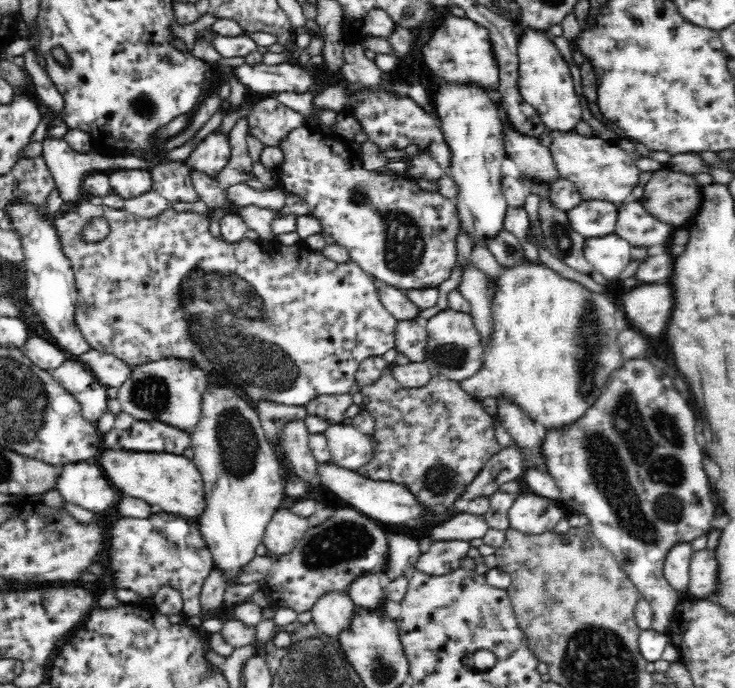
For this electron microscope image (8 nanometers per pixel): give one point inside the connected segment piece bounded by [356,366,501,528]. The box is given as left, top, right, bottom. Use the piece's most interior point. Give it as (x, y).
(434, 439)

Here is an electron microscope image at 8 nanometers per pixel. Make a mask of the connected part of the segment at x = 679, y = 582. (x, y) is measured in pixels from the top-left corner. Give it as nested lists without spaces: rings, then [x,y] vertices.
[[[680,542],[672,546],[666,555],[663,574],[670,587],[677,591],[680,600],[689,597],[690,562],[693,554],[690,542]]]

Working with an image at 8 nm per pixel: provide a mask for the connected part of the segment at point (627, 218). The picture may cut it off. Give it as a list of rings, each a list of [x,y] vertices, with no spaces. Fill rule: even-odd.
[[[640,200],[623,202],[618,204],[618,218],[616,221],[615,234],[627,240],[631,246],[644,246],[650,250],[650,253],[656,251],[664,251],[669,246],[671,236],[678,228],[660,222],[657,218],[654,218],[648,211],[642,206]]]

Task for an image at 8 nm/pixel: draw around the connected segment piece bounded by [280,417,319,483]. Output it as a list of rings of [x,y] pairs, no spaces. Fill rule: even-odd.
[[[297,417],[292,422],[286,422],[282,429],[282,447],[286,453],[292,470],[302,477],[307,483],[318,481],[317,466],[319,462],[313,457],[310,447],[308,446],[308,437],[310,433],[306,428],[303,420],[298,420]]]

